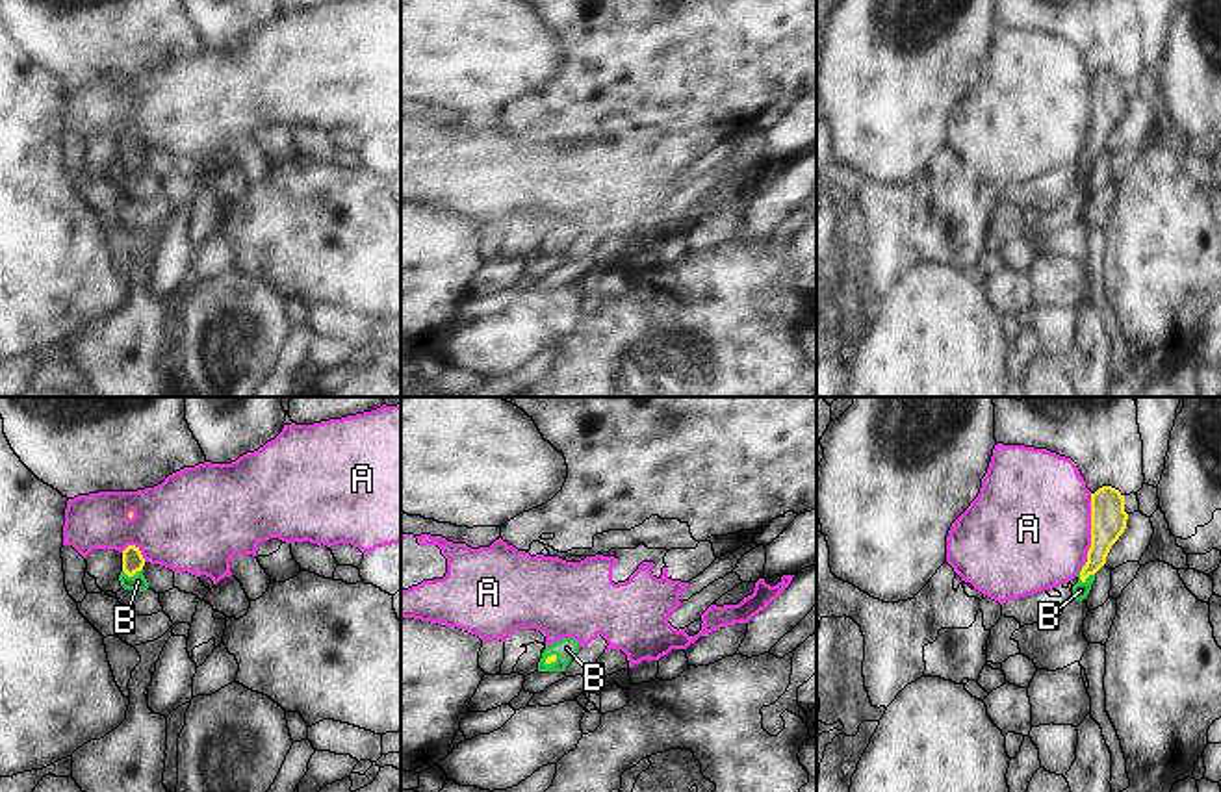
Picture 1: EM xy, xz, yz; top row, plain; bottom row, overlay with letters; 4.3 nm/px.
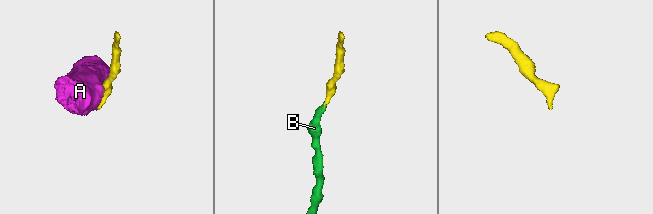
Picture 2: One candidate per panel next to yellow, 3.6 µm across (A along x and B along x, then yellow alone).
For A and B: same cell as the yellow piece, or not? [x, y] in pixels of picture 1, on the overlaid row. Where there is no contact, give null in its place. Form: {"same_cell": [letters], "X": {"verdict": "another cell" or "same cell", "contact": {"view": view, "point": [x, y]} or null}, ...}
{"same_cell": ["B"], "A": {"verdict": "another cell", "contact": {"view": "yz", "point": [1092, 529]}}, "B": {"verdict": "same cell", "contact": {"view": "yz", "point": [1080, 574]}}}

